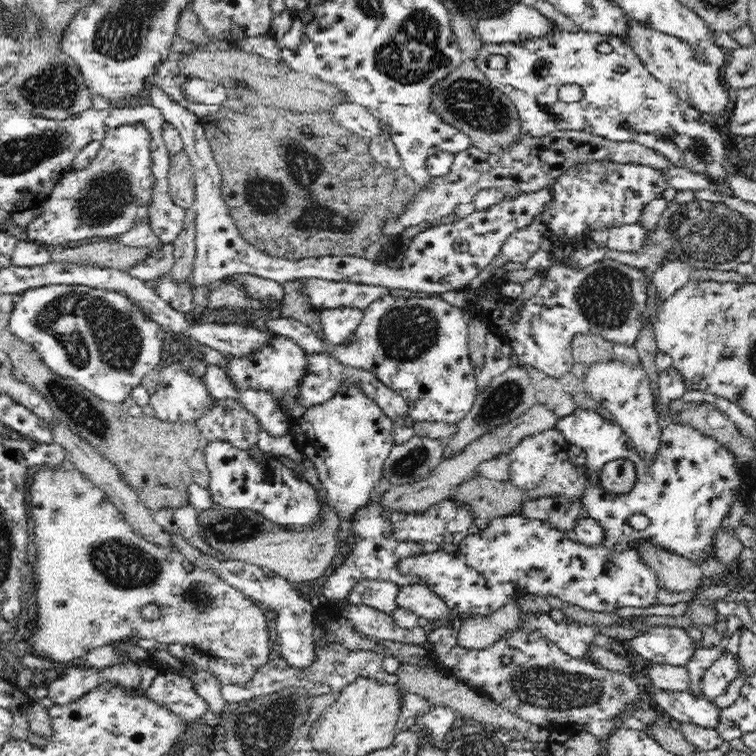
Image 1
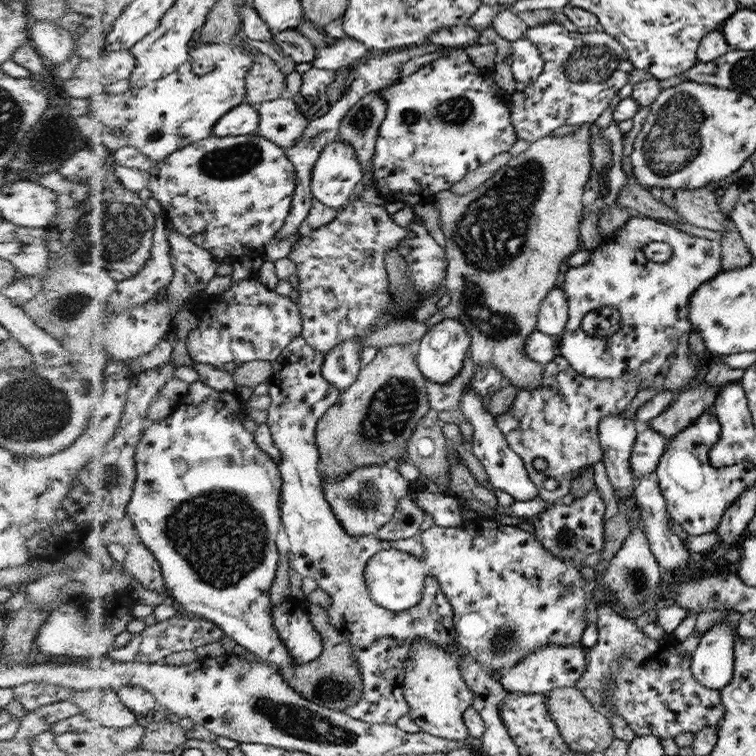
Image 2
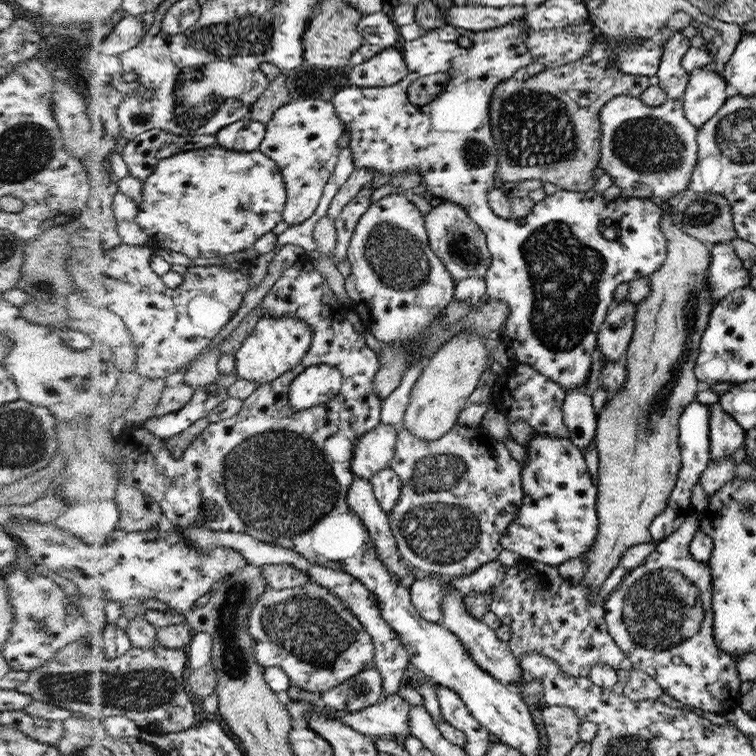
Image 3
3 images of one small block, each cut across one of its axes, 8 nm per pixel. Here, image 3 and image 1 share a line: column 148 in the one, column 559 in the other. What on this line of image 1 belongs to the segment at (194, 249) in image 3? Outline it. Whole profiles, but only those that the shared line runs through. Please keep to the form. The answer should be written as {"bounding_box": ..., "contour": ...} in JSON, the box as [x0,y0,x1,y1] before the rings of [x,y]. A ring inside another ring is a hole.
{"bounding_box":[501,161,666,268],"contour":[[[608,161],[578,165],[551,186],[554,187],[554,198],[547,204],[547,209],[540,213],[530,226],[514,231],[502,245],[501,252],[508,263],[514,263],[519,268],[524,268],[526,263],[535,263],[540,257],[539,245],[545,237],[554,240],[556,234],[567,234],[582,244],[590,239],[589,234],[584,231],[586,226],[636,223],[642,204],[660,198],[660,192],[666,189],[660,171]]]}

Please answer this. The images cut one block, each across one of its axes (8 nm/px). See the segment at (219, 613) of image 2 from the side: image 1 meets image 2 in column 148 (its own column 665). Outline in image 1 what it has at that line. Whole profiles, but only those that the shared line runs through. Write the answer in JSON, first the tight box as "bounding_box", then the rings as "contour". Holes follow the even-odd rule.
{"bounding_box":[394,408,747,616],"contour":[[[577,408],[568,418],[557,421],[555,427],[562,431],[567,442],[575,443],[587,454],[583,466],[586,481],[580,499],[583,506],[589,507],[590,516],[606,527],[606,540],[602,545],[591,546],[580,543],[573,536],[556,530],[548,521],[516,514],[491,519],[486,529],[462,540],[455,555],[442,550],[424,551],[400,558],[394,566],[396,571],[411,578],[425,578],[427,586],[443,603],[446,603],[448,610],[458,610],[459,614],[470,612],[476,616],[490,615],[502,608],[504,601],[515,600],[517,596],[527,594],[537,594],[541,597],[552,595],[560,598],[565,604],[580,606],[588,611],[614,613],[628,606],[650,608],[656,604],[659,582],[654,571],[644,565],[638,553],[634,551],[632,547],[634,538],[649,538],[656,544],[671,548],[693,560],[697,558],[702,560],[708,553],[712,553],[714,530],[725,523],[732,501],[739,490],[747,484],[739,466],[726,448],[693,427],[669,422],[662,426],[660,450],[650,466],[638,458],[624,429],[602,418],[596,411]],[[618,460],[628,460],[634,466],[635,486],[628,492],[608,492],[602,487],[602,472],[606,464]],[[634,514],[644,514],[650,519],[649,525],[644,530],[636,530],[630,526],[628,520]]]}

